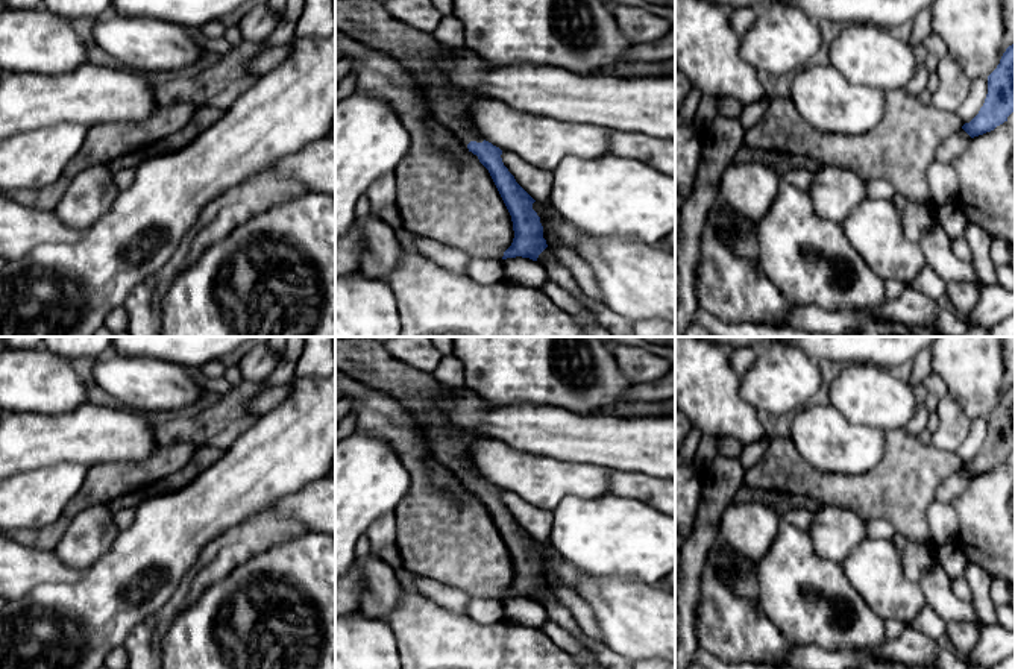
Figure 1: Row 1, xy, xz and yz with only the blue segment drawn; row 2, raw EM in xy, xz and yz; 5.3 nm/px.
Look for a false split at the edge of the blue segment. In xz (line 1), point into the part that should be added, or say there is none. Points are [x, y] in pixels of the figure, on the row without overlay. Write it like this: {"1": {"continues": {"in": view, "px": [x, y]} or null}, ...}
{"1": {"continues": {"in": "xz", "px": [366, 360]}}}

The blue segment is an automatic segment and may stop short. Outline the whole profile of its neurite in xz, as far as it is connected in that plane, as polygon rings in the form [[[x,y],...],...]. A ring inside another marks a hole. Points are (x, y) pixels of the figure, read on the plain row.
[[[335,337],[335,370],[367,388],[393,397],[413,414],[416,425],[428,441],[435,460],[451,469],[466,490],[478,496],[479,502],[489,510],[511,555],[514,578],[511,586],[504,592],[502,599],[522,596],[537,601],[539,595],[548,587],[548,584],[543,578],[540,557],[533,549],[536,540],[516,522],[514,516],[504,505],[501,498],[502,490],[486,481],[476,469],[469,455],[470,444],[476,437],[461,432],[446,419],[440,407],[443,390],[434,375],[419,372],[404,361],[394,360],[387,352],[384,343],[378,341],[375,337]]]

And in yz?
[[[1015,382],[1006,388],[997,408],[988,416],[988,434],[979,454],[962,466],[971,476],[994,470],[1015,452]]]

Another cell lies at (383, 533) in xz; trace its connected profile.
[[[388,513],[378,519],[366,532],[370,540],[370,555],[378,557],[384,548],[396,545],[396,516]]]

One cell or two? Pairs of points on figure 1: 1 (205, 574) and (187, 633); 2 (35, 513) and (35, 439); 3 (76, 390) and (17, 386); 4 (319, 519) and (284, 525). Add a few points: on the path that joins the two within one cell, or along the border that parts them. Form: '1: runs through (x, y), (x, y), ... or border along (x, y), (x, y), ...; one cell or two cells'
1: border along (225, 577), (208, 586), (170, 622); two cells
2: border along (70, 461), (44, 464), (15, 475); two cells
3: runs through (61, 389), (32, 386); one cell
4: border along (261, 513), (272, 511), (290, 518), (308, 531); two cells

